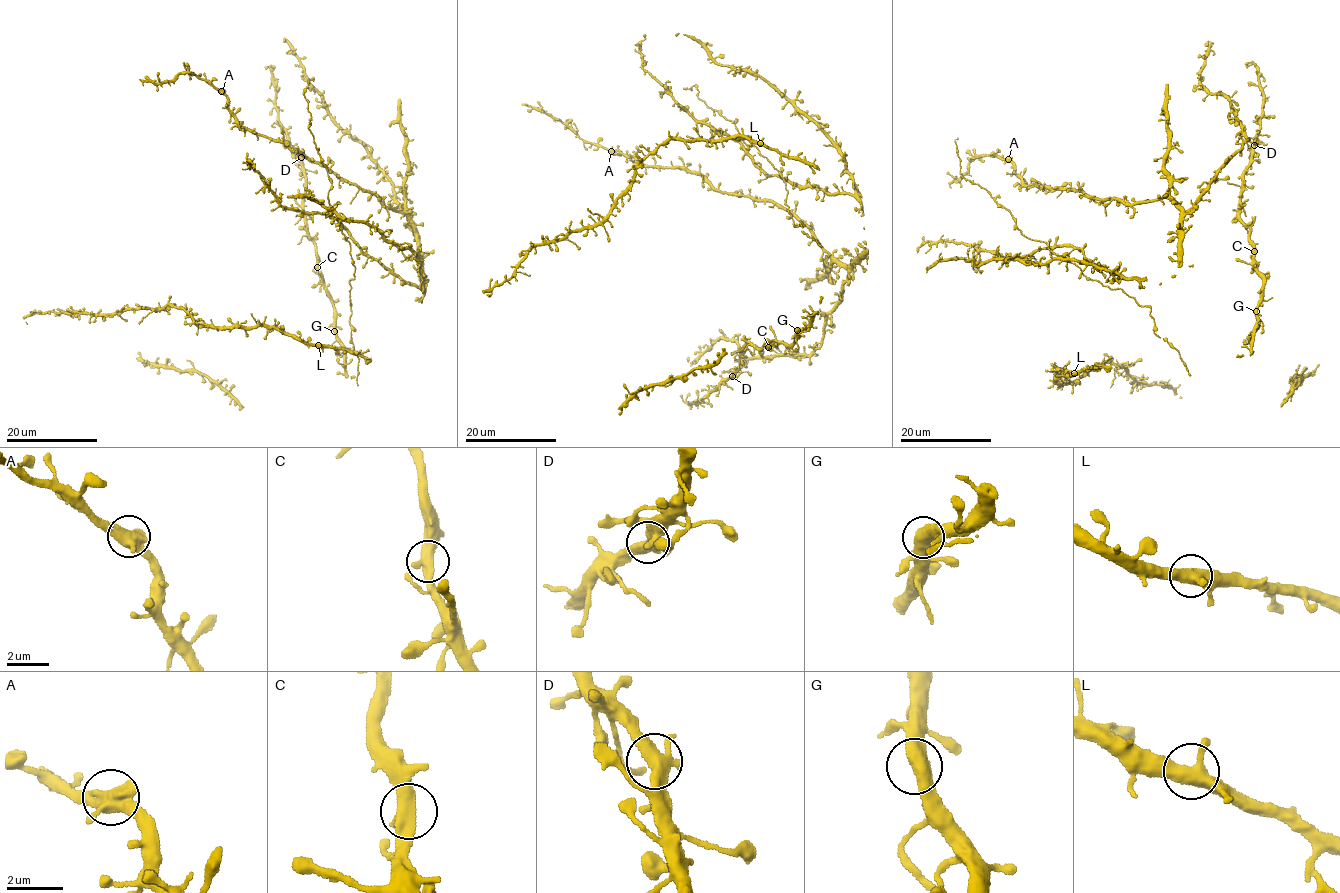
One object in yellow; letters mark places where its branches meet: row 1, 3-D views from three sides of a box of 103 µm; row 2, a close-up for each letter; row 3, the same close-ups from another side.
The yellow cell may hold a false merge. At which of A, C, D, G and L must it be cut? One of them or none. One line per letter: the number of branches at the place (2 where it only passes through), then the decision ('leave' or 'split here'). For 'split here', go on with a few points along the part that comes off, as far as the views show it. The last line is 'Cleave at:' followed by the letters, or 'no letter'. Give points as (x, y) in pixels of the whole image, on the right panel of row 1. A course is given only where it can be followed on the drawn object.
A: 2 branches meet; leave
C: 2 branches meet; leave
D: 2 branches meet; leave
G: 2 branches meet; leave
L: 3 branches meet; leave
Cleave at: no letter

